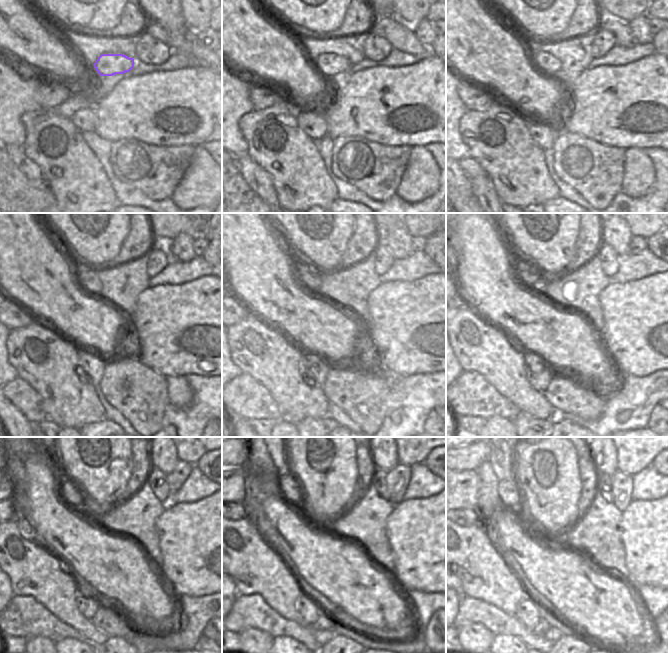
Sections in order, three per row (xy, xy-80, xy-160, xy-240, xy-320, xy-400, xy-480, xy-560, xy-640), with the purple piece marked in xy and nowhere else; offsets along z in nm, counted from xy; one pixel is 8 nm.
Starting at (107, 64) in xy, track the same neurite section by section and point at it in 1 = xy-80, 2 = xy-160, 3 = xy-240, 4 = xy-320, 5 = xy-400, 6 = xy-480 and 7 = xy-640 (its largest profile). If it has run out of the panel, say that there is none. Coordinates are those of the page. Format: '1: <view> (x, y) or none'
1: xy-80 (327, 65)
2: xy-160 (547, 64)
3: xy-240 (87, 278)
4: xy-320 (310, 277)
5: xy-400 (529, 275)
6: xy-480 (74, 499)
7: xy-640 (511, 497)

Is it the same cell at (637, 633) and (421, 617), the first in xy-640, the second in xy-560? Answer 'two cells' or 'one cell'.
two cells

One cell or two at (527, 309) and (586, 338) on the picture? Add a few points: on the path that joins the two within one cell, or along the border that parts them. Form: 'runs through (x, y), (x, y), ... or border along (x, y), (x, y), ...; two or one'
runs through (542, 324), (551, 333), (560, 338), (571, 338); one

